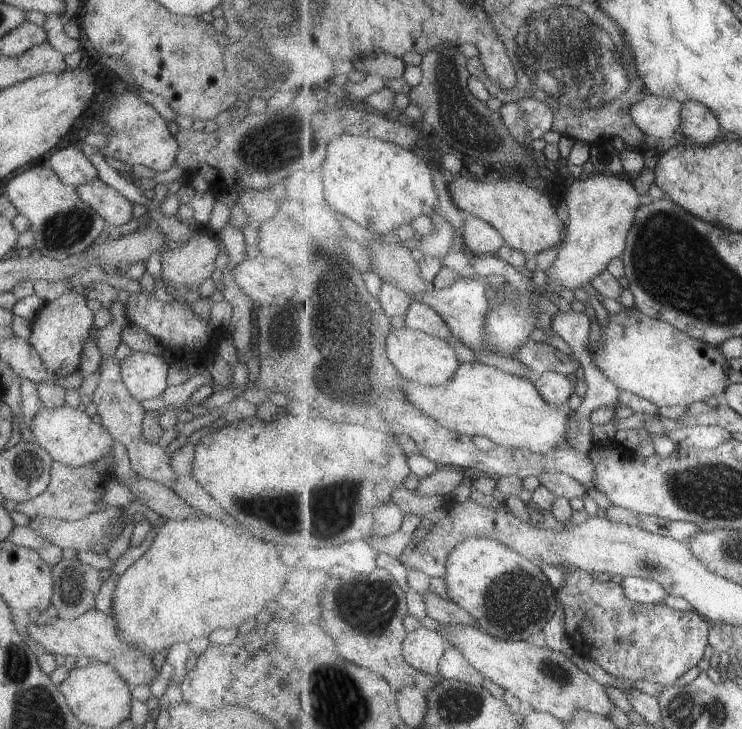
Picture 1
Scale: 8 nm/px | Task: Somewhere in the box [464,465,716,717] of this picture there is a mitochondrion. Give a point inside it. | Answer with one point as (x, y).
(515, 598)

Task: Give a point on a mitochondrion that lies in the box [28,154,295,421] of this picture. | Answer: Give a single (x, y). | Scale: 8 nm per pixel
(66, 228)

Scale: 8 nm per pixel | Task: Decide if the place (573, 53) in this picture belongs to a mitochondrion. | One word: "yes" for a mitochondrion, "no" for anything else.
yes

